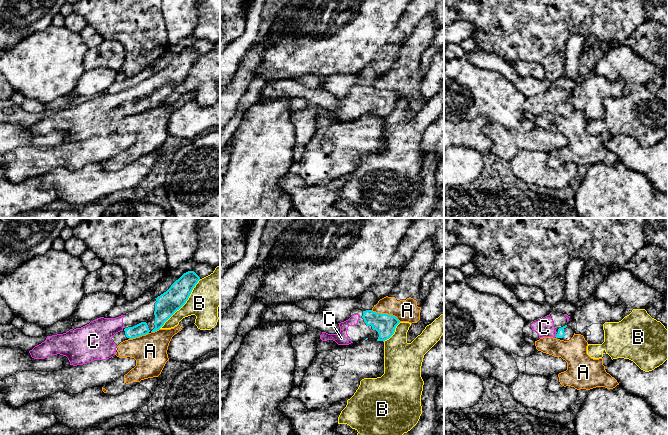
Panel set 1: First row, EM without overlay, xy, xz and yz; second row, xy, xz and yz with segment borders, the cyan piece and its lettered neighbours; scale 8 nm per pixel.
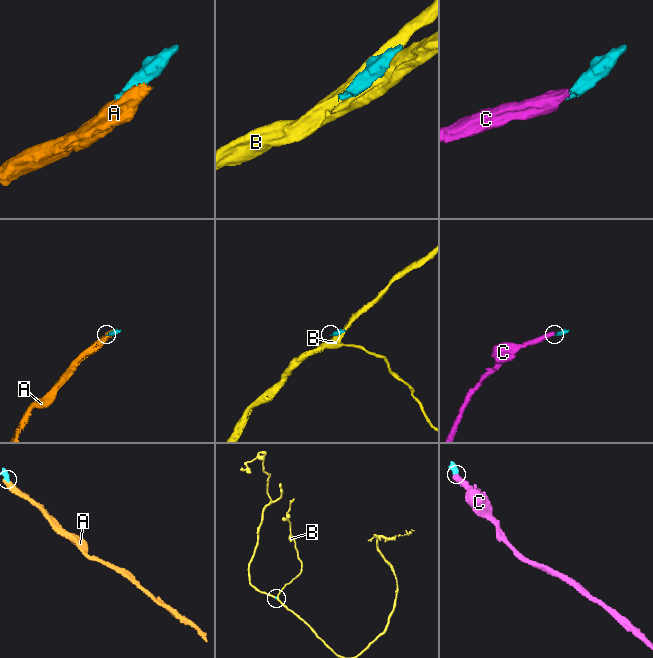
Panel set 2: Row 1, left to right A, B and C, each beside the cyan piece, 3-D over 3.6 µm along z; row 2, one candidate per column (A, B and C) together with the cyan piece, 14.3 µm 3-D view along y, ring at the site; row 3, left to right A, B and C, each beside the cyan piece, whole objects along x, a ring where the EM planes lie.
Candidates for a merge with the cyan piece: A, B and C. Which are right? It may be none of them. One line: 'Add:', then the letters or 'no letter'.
Add: C

